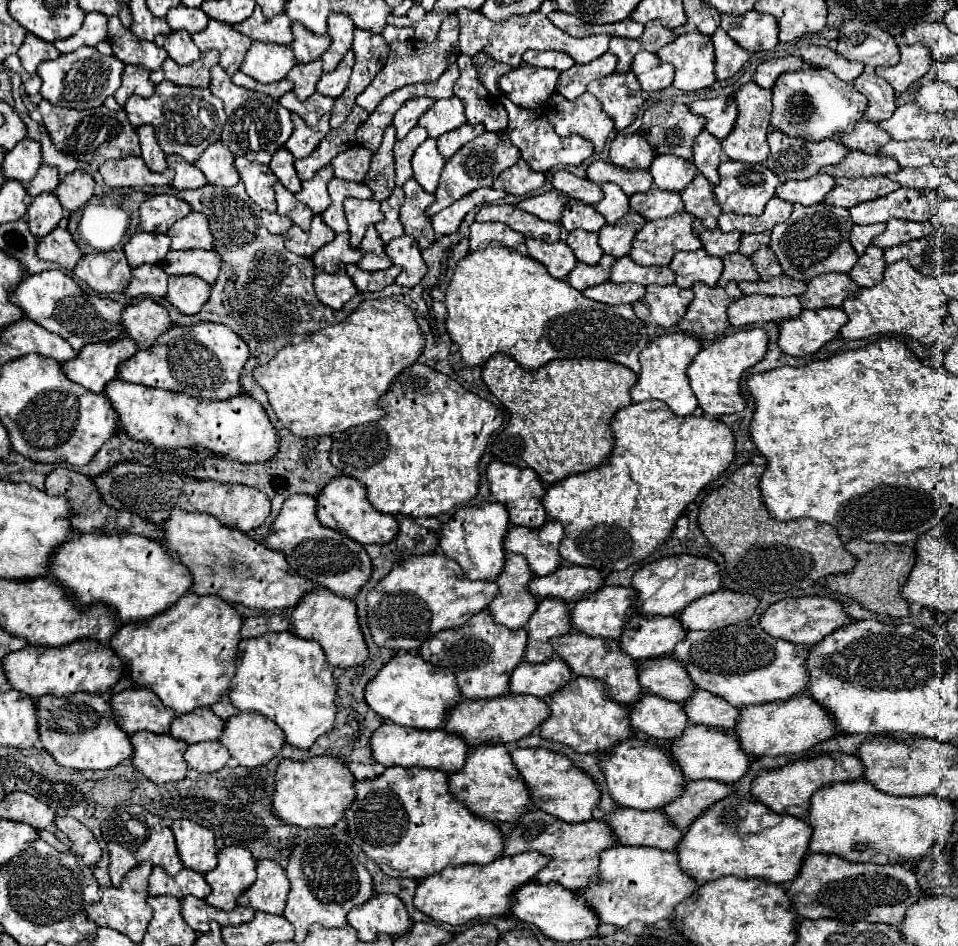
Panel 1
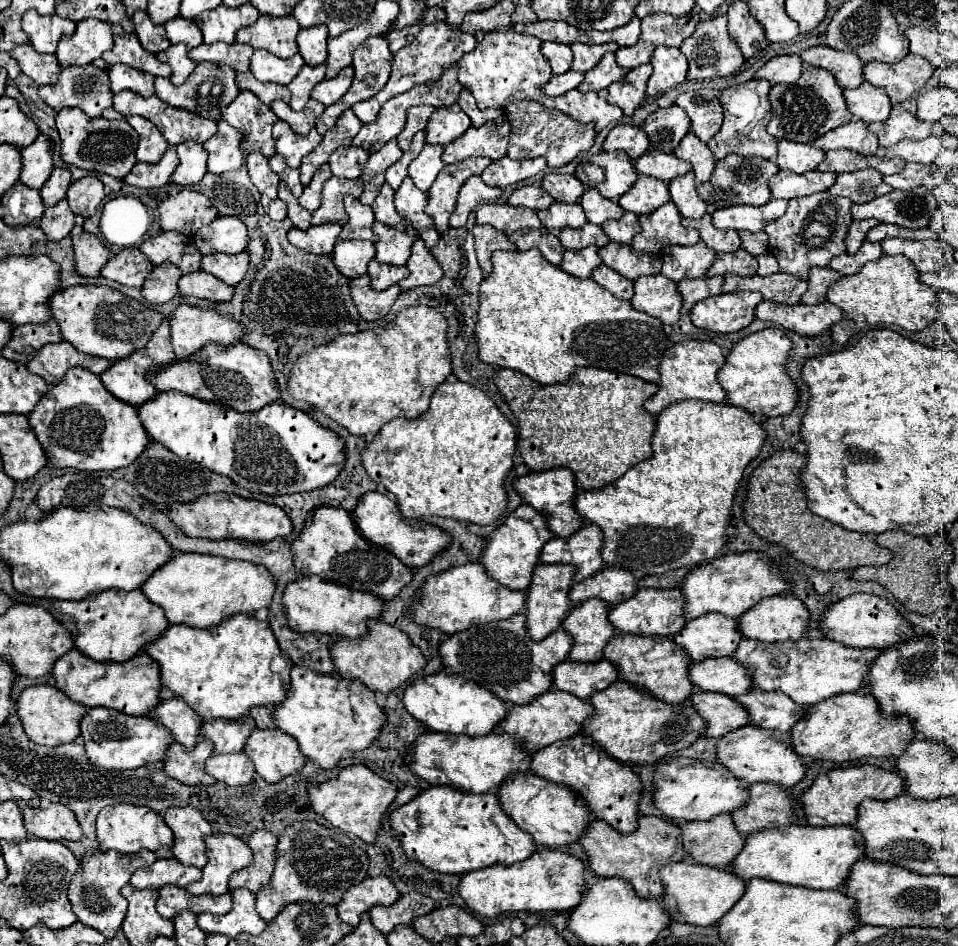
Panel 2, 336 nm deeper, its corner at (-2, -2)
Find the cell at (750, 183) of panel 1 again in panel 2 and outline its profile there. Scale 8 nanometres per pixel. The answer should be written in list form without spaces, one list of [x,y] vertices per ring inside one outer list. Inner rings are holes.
[[[726,155],[724,159],[716,161],[714,173],[710,181],[700,183],[696,187],[698,195],[712,207],[732,207],[732,205],[766,205],[770,201],[770,187],[768,181],[778,173],[778,167],[774,161],[762,159],[762,157],[740,157],[740,155]]]

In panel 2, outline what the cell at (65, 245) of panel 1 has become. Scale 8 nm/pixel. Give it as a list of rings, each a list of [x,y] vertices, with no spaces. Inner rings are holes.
[[[82,233],[74,237],[74,251],[76,251],[76,269],[84,277],[100,277],[104,263],[110,259],[110,249],[98,237],[90,233]]]

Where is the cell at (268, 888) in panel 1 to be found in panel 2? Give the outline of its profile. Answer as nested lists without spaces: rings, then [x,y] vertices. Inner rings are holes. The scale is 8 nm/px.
[[[254,831],[248,835],[248,847],[254,853],[252,865],[236,871],[230,879],[230,889],[236,887],[246,887],[252,893],[256,893],[264,883],[270,881],[272,871],[274,871],[274,861],[276,861],[276,835],[268,831]]]

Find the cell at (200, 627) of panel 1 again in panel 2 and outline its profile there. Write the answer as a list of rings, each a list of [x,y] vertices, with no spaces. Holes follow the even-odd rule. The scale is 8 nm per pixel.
[[[234,615],[214,629],[194,629],[188,625],[170,625],[168,631],[146,647],[146,653],[158,661],[162,685],[184,699],[204,721],[212,719],[240,719],[252,707],[276,707],[288,693],[290,667],[284,673],[272,673],[270,661],[282,653],[268,621],[258,621],[252,615]]]

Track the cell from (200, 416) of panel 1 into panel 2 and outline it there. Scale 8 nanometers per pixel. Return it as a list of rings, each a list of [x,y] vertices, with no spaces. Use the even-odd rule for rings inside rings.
[[[164,391],[158,393],[154,399],[144,403],[140,409],[140,419],[148,431],[148,435],[168,447],[182,459],[200,463],[202,467],[230,477],[238,487],[248,489],[252,493],[266,493],[266,495],[286,495],[286,493],[308,493],[332,483],[344,467],[346,447],[344,439],[338,433],[322,427],[316,419],[312,419],[306,411],[282,405],[280,401],[270,403],[254,413],[236,413],[228,407],[200,401],[196,397]]]

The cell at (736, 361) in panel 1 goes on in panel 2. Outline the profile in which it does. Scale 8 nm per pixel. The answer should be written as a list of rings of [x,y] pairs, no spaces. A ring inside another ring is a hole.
[[[768,327],[744,337],[730,351],[718,381],[728,393],[728,403],[750,411],[754,417],[780,417],[788,415],[798,403],[798,387],[786,371],[792,341],[778,327]]]

